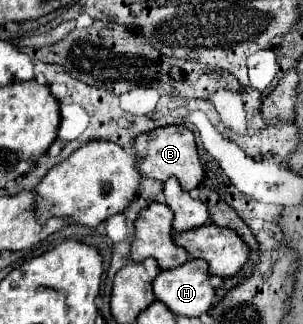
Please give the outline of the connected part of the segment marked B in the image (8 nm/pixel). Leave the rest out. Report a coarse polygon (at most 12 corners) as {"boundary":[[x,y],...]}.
{"boundary":[[164,126],[136,138],[138,168],[178,178],[186,192],[206,178],[194,134]]}

